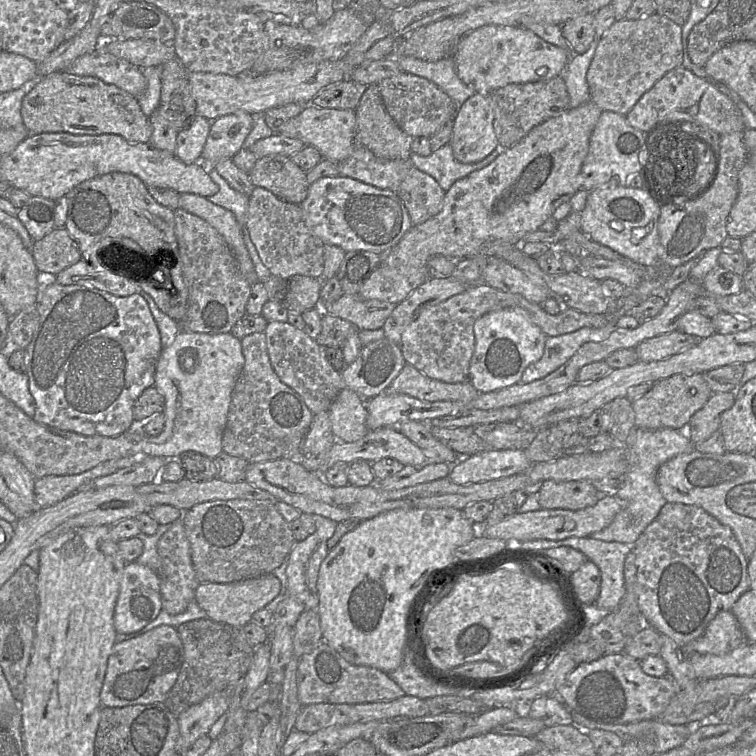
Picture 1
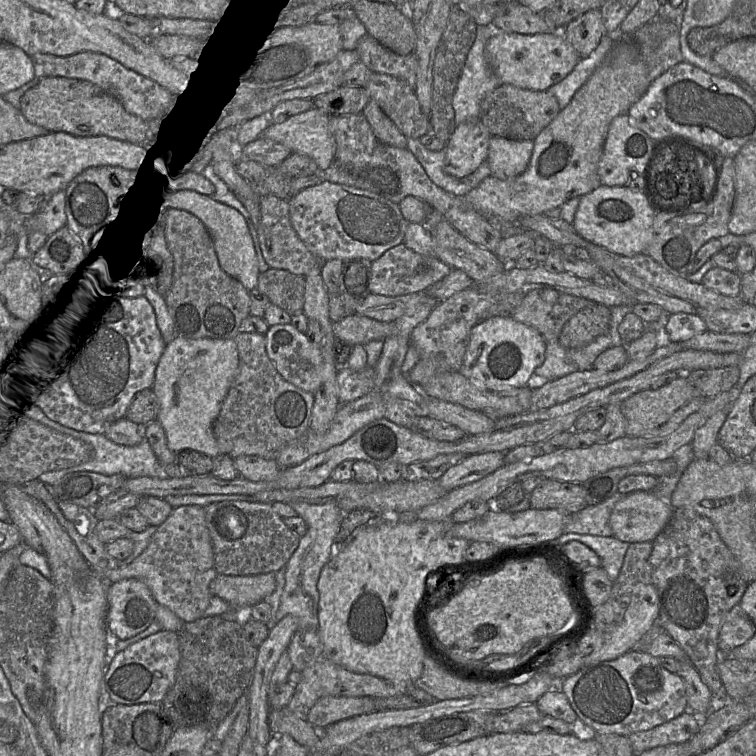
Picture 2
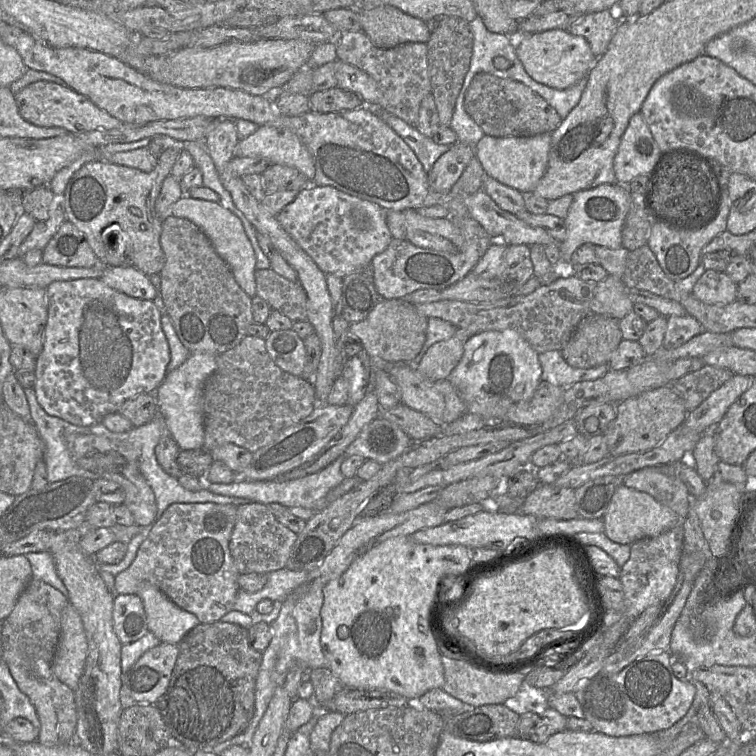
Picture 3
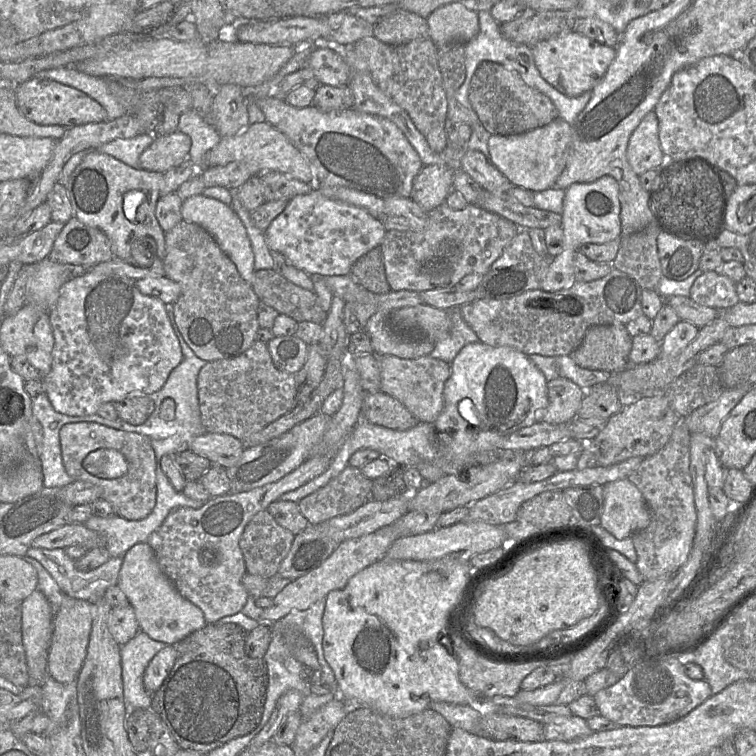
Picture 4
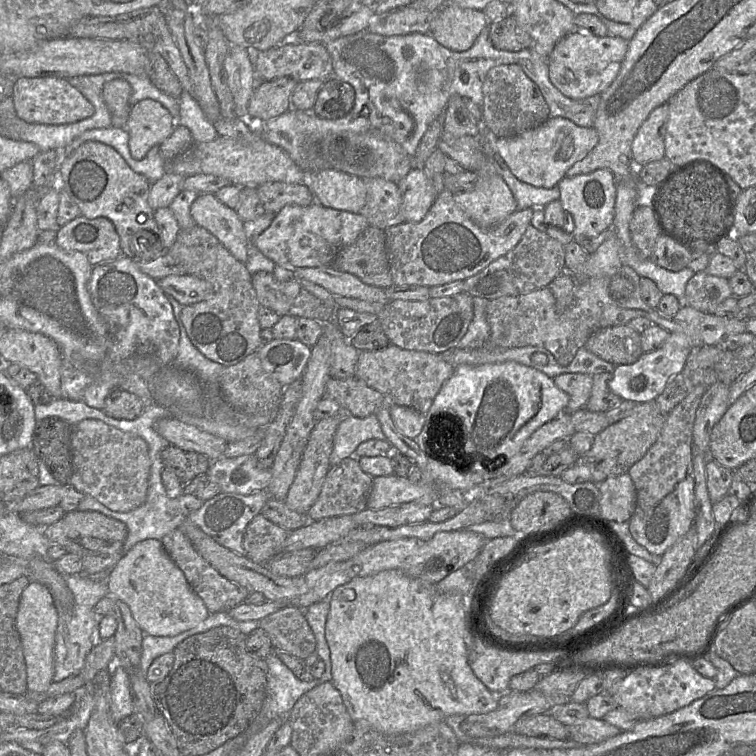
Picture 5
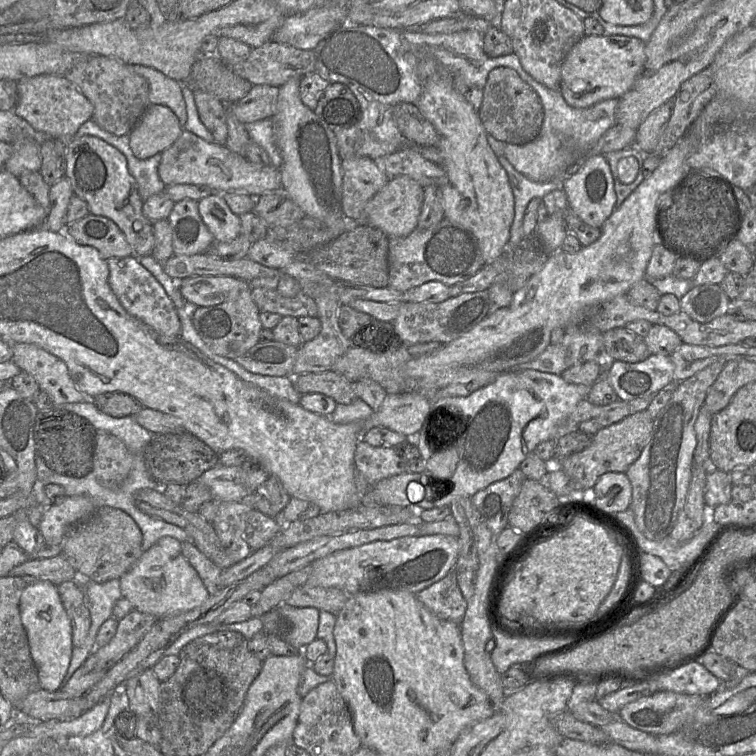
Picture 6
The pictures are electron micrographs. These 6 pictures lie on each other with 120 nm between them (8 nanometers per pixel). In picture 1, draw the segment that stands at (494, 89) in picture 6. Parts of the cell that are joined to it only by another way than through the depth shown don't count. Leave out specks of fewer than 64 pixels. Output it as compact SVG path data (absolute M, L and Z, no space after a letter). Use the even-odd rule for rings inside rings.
M561 75L544 81L506 85L490 94L499 145L504 148L512 147L534 127L570 109L569 94Z

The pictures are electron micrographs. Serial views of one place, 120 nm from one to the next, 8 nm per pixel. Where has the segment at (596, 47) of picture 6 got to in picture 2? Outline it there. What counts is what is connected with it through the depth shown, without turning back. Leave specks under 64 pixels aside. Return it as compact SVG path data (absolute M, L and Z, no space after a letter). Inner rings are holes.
M496 31L486 43L485 54L492 71L502 84L536 91L546 91L563 80L581 58L561 31L531 35Z

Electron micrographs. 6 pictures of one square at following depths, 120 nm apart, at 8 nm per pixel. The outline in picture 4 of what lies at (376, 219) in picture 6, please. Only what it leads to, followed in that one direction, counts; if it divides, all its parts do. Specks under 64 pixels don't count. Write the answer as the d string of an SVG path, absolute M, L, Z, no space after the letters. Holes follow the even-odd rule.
M424 165L414 179L411 198L430 213L452 192L454 174L448 165Z

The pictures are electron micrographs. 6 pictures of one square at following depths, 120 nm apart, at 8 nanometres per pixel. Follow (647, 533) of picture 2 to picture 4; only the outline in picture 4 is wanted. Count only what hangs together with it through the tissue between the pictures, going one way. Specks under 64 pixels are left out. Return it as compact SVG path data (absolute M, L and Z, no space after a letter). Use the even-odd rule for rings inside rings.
M627 478L605 485L600 526L622 540L632 537L650 523L650 513L639 489Z

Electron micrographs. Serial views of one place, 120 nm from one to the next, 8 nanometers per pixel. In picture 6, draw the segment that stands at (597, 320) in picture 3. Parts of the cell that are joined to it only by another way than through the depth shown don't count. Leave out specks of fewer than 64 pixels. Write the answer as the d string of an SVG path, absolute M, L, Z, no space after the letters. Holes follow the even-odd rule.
M625 327L605 332L603 340L606 351L614 360L636 363L651 355L644 338Z

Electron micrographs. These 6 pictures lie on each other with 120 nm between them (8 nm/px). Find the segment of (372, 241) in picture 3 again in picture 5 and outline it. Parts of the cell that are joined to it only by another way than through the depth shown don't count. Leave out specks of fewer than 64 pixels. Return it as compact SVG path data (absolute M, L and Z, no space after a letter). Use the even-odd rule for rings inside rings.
M314 201L308 206L286 205L255 241L256 248L275 264L286 268L330 266L337 253L353 243L370 226L360 213L337 210Z

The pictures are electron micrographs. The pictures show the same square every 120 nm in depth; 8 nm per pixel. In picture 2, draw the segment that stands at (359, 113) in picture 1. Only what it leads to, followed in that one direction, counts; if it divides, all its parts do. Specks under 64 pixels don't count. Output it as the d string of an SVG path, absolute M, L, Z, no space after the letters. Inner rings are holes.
M369 99L363 108L362 114L369 122L373 133L380 142L397 148L407 148L408 138L374 100Z

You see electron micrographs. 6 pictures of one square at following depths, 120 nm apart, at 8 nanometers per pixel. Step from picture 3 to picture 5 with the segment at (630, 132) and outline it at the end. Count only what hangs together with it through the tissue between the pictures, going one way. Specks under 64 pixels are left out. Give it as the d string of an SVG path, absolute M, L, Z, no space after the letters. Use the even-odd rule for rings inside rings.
M667 104L658 106L638 129L632 142L632 156L639 166L665 158L664 136L668 115Z

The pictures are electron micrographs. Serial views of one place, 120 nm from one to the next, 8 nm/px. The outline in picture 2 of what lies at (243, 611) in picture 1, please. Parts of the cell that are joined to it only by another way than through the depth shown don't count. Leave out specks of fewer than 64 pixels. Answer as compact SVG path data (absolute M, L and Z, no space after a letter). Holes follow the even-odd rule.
M275 573L231 576L218 574L210 583L212 596L226 601L234 611L248 609L270 596L276 588Z

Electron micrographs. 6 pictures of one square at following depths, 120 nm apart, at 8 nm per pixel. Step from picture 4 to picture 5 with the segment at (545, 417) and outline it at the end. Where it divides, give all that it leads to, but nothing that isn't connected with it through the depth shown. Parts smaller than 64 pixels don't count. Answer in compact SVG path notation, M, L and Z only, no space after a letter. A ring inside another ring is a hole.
M564 373L556 376L554 383L569 395L566 412L573 414L586 406L590 397L594 377L583 373Z

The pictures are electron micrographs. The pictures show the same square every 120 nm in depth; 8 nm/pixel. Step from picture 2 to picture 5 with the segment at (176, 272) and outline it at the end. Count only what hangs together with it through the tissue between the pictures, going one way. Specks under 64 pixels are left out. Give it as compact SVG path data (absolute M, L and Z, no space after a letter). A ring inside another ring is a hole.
M197 224L192 228L180 230L174 244L165 253L183 267L183 273L202 278L214 287L211 298L182 308L181 321L193 345L205 357L223 366L235 365L257 351L261 347L261 327L258 319L260 304L252 285L252 275L244 263L238 261L213 234Z

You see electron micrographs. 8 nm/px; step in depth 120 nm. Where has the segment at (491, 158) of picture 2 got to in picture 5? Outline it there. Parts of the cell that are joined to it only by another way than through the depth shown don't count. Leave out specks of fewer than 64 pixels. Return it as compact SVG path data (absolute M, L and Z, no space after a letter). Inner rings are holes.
M549 118L542 125L517 136L498 138L497 149L514 176L538 188L554 188L566 177L567 171L584 159L597 145L594 128L584 128L562 118Z

